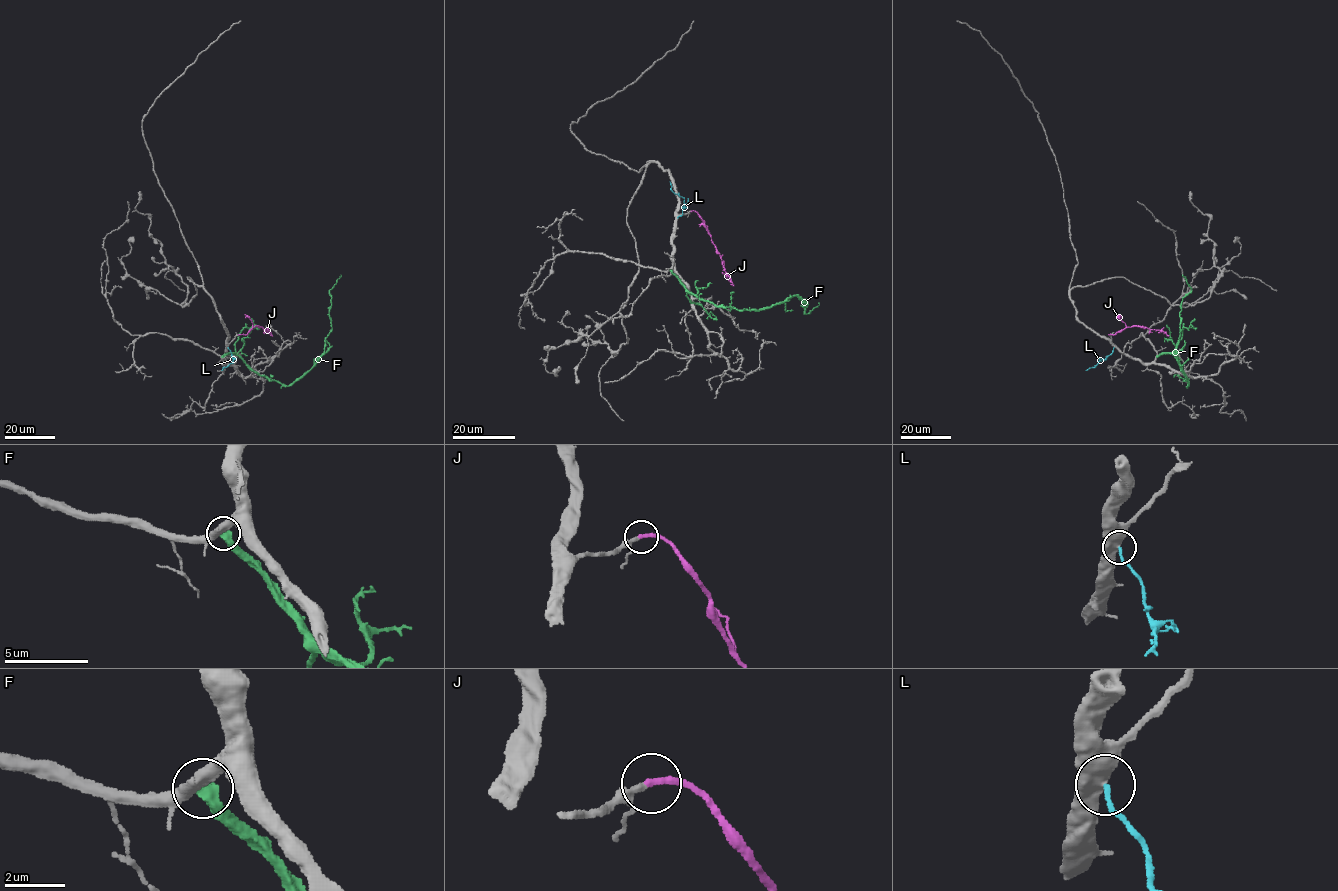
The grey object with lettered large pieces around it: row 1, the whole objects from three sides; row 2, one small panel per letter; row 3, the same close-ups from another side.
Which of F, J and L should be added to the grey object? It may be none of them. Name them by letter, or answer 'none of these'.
J, L

